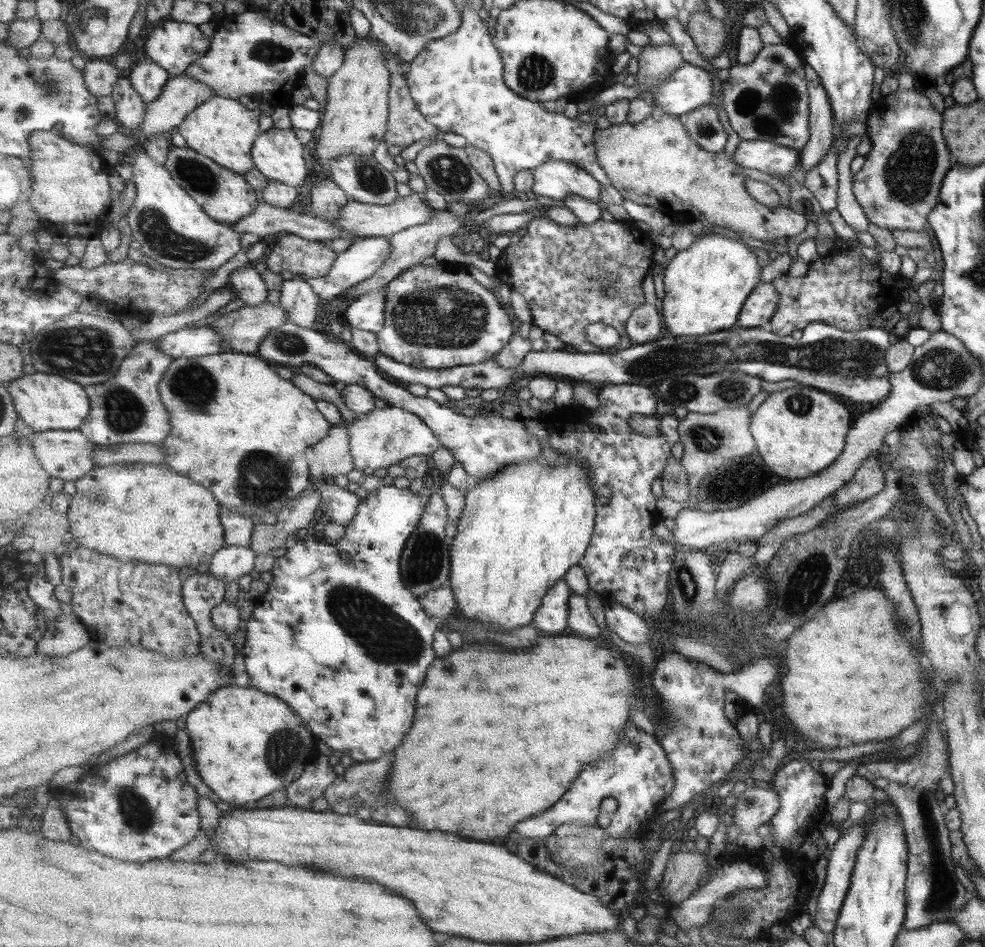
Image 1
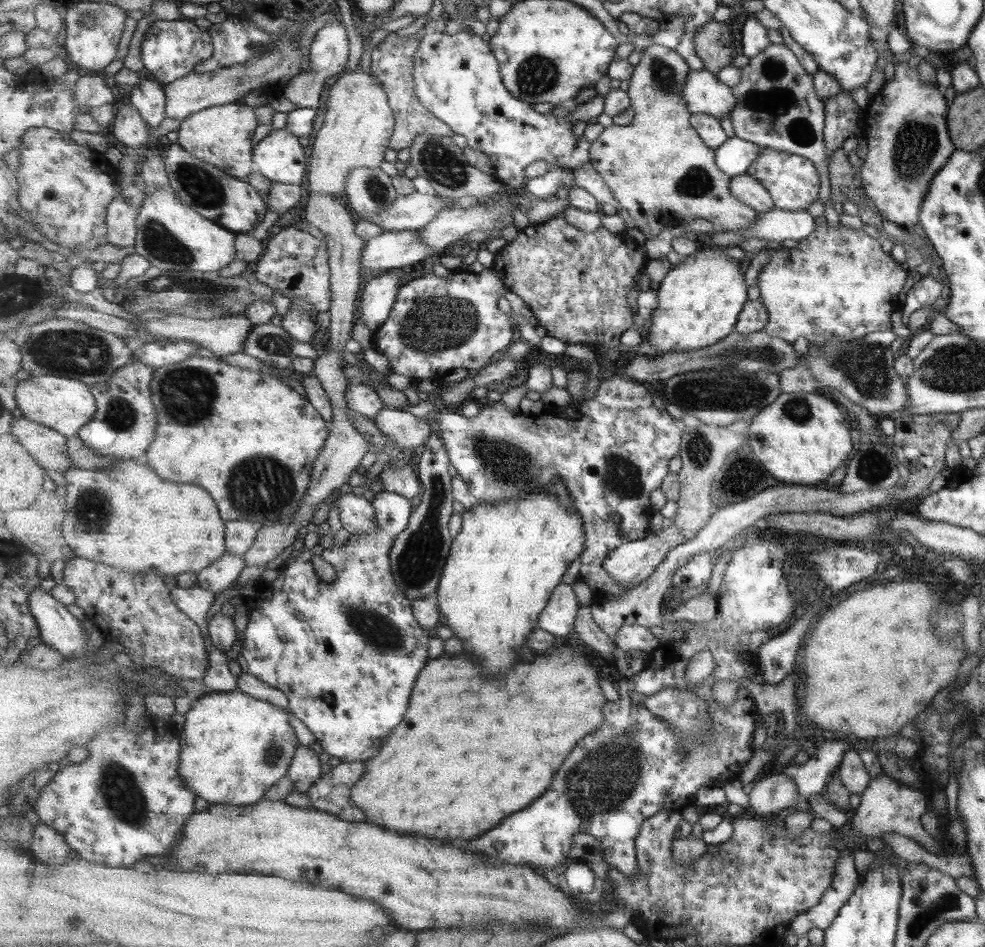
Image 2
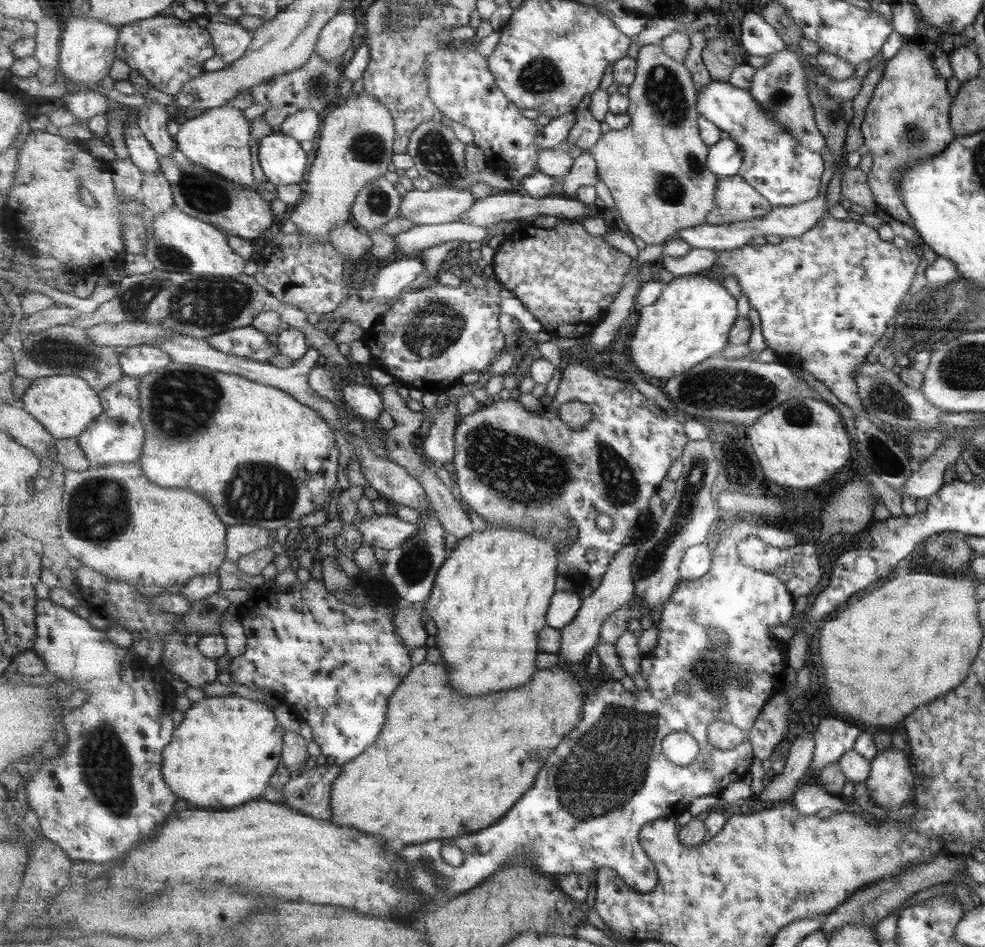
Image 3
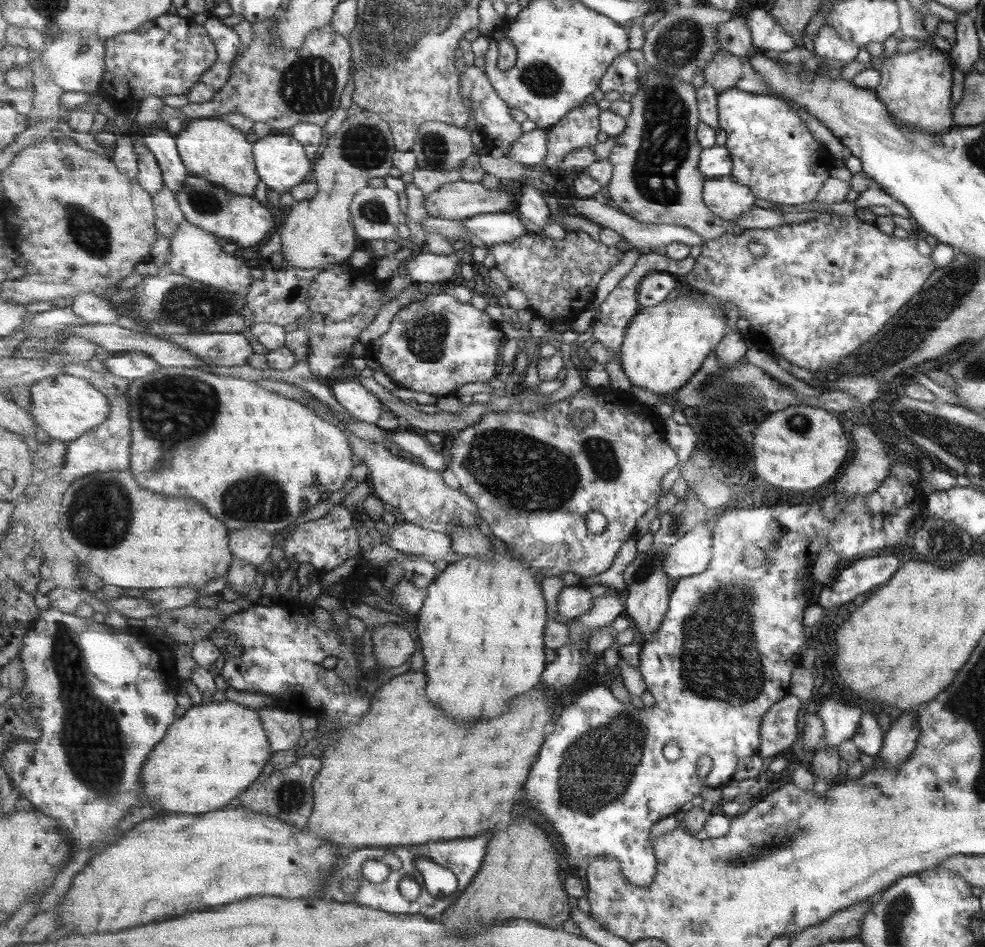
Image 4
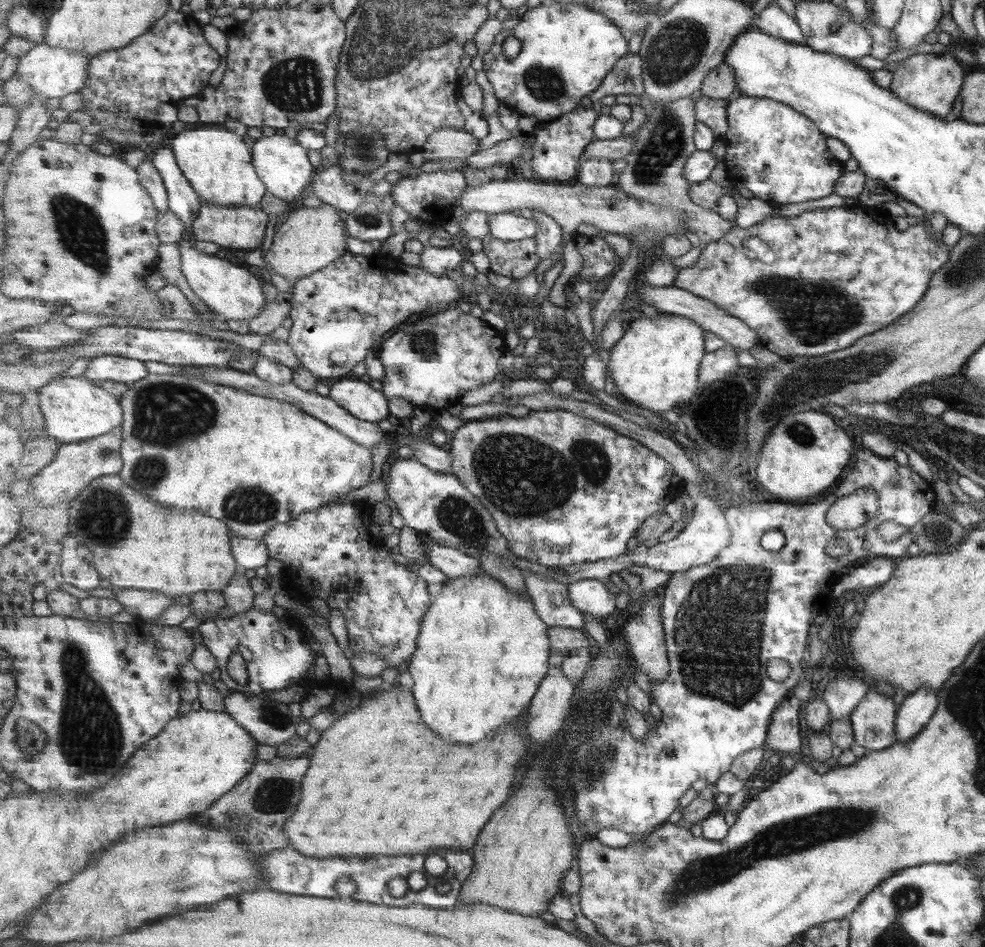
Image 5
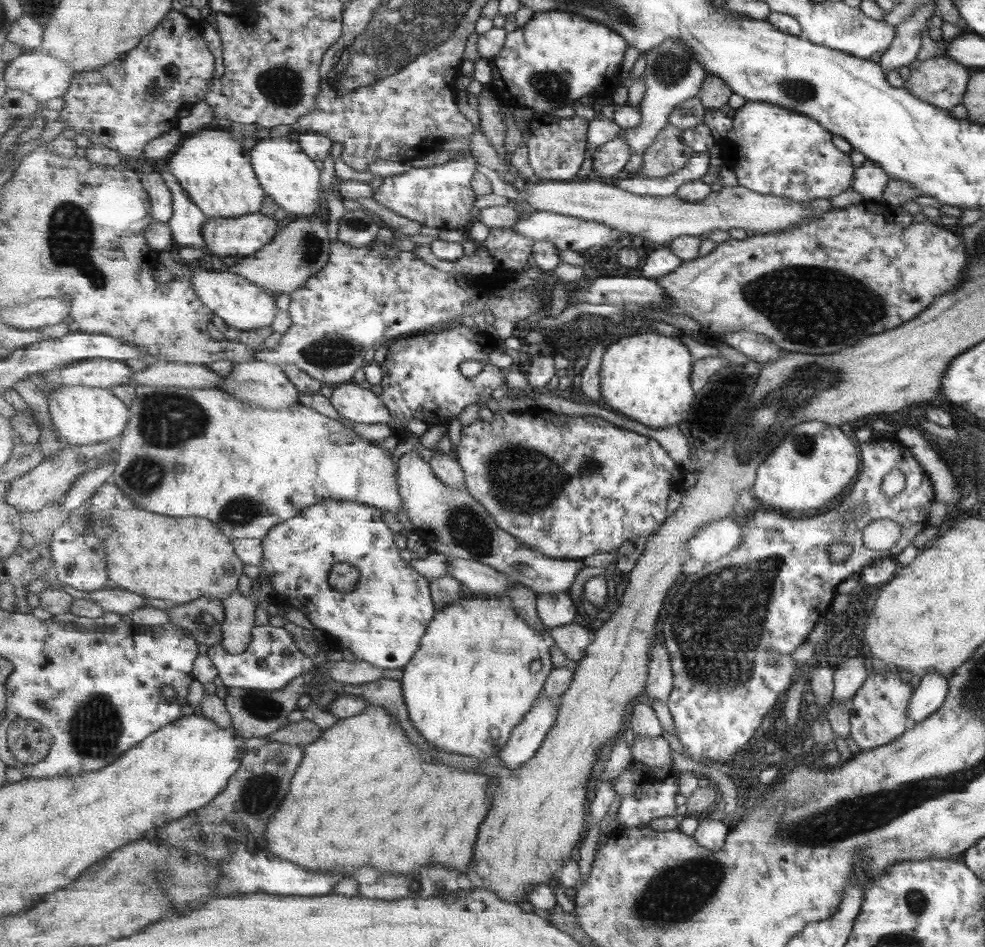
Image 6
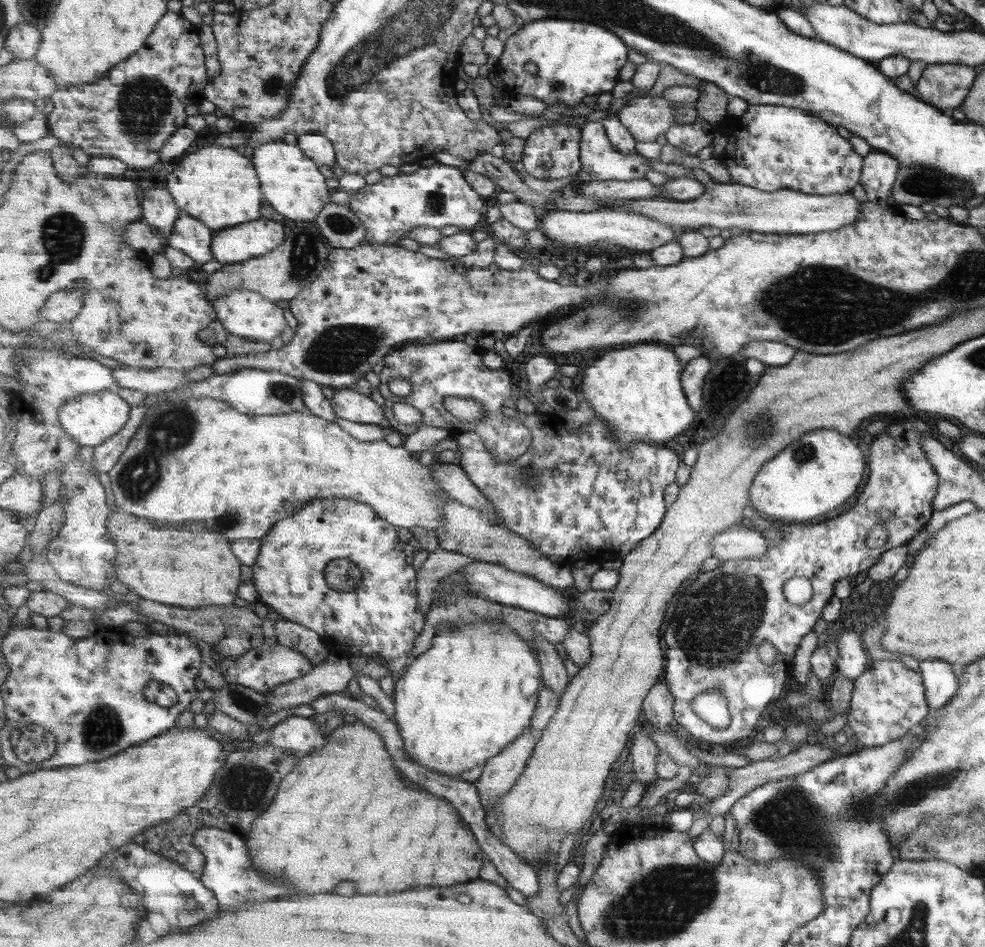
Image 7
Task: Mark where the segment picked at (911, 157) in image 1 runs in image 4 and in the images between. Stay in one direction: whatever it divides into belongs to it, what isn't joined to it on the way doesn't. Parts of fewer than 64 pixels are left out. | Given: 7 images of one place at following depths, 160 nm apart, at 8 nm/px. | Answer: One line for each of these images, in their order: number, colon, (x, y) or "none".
2: (903, 123)
3: (907, 118)
4: (914, 86)

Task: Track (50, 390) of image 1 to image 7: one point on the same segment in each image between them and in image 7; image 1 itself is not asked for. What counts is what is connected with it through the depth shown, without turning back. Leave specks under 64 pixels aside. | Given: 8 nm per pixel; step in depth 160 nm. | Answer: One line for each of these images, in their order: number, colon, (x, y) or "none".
2: (64, 404)
3: (66, 405)
4: (66, 407)
5: (76, 409)
6: (82, 415)
7: (92, 419)

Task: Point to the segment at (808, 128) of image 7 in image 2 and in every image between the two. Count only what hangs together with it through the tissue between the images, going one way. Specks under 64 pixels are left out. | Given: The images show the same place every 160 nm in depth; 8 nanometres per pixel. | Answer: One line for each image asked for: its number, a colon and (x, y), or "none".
2: (792, 181)
3: (780, 169)
4: (773, 152)
5: (779, 155)
6: (778, 152)

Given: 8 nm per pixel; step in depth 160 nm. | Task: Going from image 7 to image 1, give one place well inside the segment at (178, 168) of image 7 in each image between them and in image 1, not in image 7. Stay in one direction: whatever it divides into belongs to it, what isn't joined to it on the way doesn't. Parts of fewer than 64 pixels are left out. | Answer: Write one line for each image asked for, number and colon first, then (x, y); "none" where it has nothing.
1: (223, 129)
2: (223, 135)
3: (219, 140)
4: (210, 148)
5: (219, 165)
6: (217, 173)

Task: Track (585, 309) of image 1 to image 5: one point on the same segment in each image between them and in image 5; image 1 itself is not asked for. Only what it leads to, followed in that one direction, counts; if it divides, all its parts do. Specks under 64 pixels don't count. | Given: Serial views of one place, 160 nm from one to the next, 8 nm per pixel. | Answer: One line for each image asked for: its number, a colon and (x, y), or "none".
2: (576, 283)
3: (566, 277)
4: (559, 278)
5: (516, 259)

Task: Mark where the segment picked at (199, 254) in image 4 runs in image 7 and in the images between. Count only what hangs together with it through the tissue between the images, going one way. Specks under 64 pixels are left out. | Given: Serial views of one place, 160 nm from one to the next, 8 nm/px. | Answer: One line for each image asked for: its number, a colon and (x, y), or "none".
5: (234, 293)
6: (244, 306)
7: (246, 313)

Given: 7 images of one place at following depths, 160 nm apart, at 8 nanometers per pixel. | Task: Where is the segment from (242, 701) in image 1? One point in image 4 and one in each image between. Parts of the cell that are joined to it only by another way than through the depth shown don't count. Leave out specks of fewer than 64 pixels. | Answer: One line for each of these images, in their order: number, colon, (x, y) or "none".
2: (235, 748)
3: (227, 749)
4: (214, 751)

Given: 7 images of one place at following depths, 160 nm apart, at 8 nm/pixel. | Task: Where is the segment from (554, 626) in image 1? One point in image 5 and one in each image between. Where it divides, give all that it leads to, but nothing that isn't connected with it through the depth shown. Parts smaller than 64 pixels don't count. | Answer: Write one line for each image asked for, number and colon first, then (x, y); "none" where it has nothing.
2: (560, 617)
3: (565, 607)
4: (576, 600)
5: (591, 596)

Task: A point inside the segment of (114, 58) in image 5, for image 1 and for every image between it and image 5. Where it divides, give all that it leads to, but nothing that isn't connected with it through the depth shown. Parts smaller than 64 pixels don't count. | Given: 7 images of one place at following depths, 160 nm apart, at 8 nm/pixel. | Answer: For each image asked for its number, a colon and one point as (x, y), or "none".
1: (174, 46)
2: (171, 50)
3: (169, 52)
4: (168, 56)

